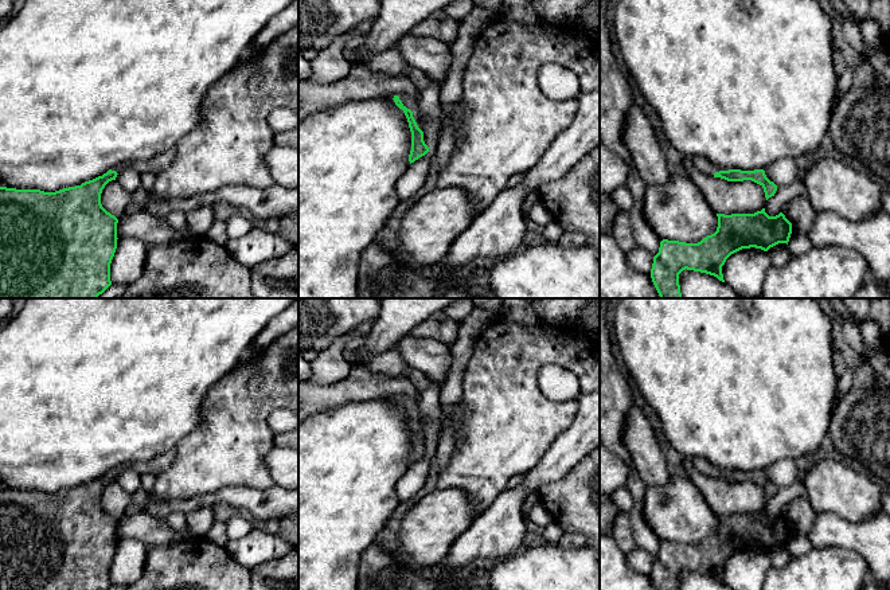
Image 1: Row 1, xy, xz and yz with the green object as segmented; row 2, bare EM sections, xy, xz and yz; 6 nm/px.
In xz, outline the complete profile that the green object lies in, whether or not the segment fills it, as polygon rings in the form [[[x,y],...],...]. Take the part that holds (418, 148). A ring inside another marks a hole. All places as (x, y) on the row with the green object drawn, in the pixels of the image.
[[[405,93],[394,95],[393,99],[395,105],[403,110],[409,122],[411,132],[411,151],[409,155],[409,161],[411,164],[432,151],[423,141],[422,124],[419,120],[419,99]]]

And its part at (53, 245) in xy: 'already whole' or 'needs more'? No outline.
needs more

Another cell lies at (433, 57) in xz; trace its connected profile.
[[[407,34],[395,46],[409,66],[423,71],[430,81],[444,83],[453,62],[450,44],[429,36],[418,38]]]

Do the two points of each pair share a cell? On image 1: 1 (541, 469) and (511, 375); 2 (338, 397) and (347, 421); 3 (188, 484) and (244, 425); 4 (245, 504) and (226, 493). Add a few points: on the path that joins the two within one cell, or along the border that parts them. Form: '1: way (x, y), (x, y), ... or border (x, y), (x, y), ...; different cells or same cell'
1: border (557, 437), (542, 457), (523, 475); different cells
2: border (371, 398), (343, 402), (312, 414); different cells
3: way (199, 469), (229, 440); same cell
4: way (241, 500), (230, 495); same cell

